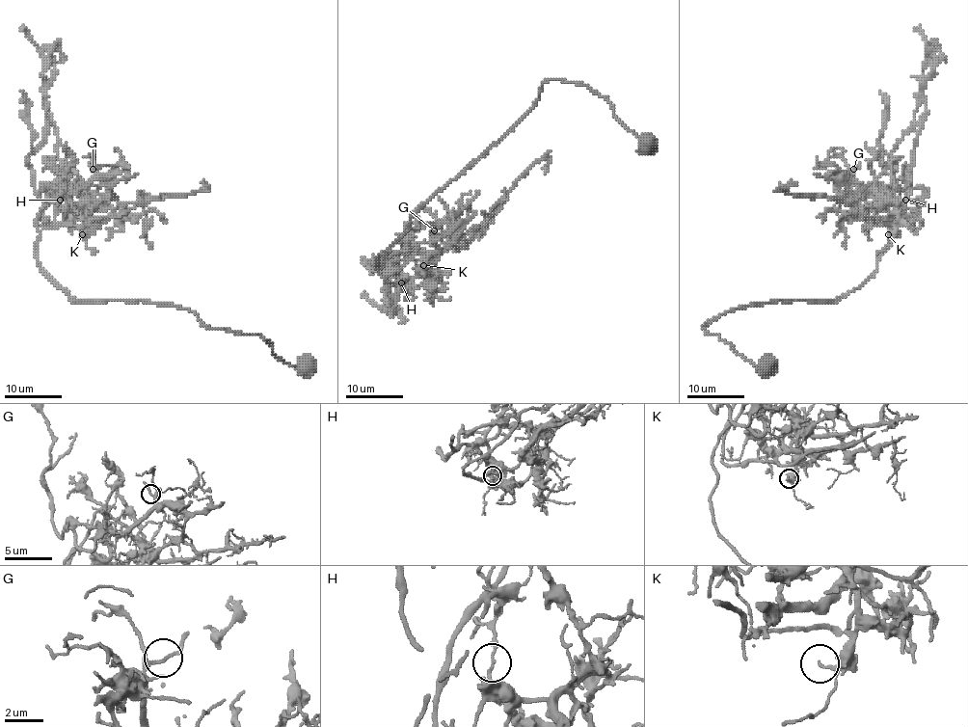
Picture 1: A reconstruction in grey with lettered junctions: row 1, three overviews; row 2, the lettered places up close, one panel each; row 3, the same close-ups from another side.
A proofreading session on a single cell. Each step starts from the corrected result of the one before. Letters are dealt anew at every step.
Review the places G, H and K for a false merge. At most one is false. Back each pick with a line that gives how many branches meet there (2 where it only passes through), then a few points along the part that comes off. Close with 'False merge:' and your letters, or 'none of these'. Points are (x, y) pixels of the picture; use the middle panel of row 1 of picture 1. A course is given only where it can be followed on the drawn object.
H: Branches: 2. Course of the part to remove: (401, 282), (395, 269), (384, 281), (404, 287), (390, 304), (385, 299), (404, 318), (399, 322)
False merge: H

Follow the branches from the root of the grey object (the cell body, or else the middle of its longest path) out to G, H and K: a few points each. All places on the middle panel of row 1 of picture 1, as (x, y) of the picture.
G: (647, 142), (603, 95), (547, 80), (537, 103), (416, 212), (378, 266), (393, 263), (419, 227), (434, 230)
H: (647, 142), (603, 95), (547, 80), (537, 103), (378, 256), (378, 266), (396, 262), (401, 282)
K: (647, 142), (603, 95), (547, 80), (376, 260), (410, 251), (426, 257), (429, 277), (423, 265)

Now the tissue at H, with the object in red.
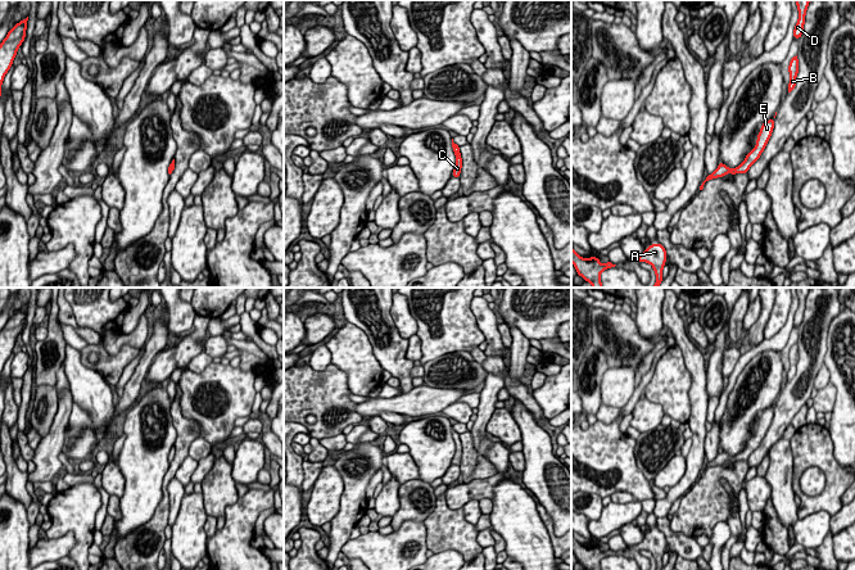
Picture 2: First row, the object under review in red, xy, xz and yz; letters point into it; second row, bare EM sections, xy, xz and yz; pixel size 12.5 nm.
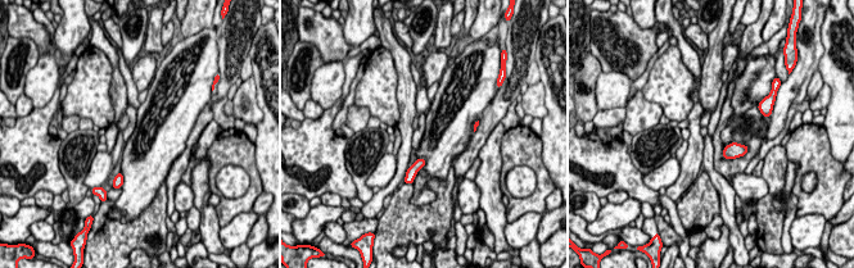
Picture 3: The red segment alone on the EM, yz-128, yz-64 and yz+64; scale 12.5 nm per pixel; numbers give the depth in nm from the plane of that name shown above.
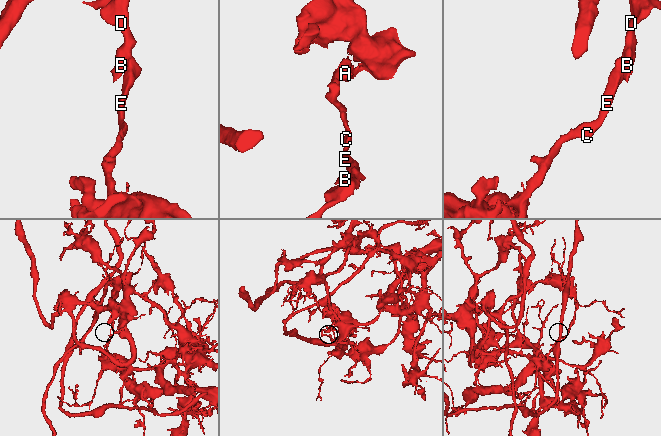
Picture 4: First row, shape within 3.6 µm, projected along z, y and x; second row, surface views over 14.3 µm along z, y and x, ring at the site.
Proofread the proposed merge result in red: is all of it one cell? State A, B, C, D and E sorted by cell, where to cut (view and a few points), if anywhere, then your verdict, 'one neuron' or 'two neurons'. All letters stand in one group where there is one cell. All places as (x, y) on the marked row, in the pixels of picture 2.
groups A / B C D E; cut yz (731, 170), (732, 173); two neurons

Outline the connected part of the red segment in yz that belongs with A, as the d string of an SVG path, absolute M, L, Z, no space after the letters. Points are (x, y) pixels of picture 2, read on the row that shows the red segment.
M651 244L639 257L638 262L650 263L656 273L656 282L653 288L659 288L662 281L662 268L666 262L666 250L662 244Z

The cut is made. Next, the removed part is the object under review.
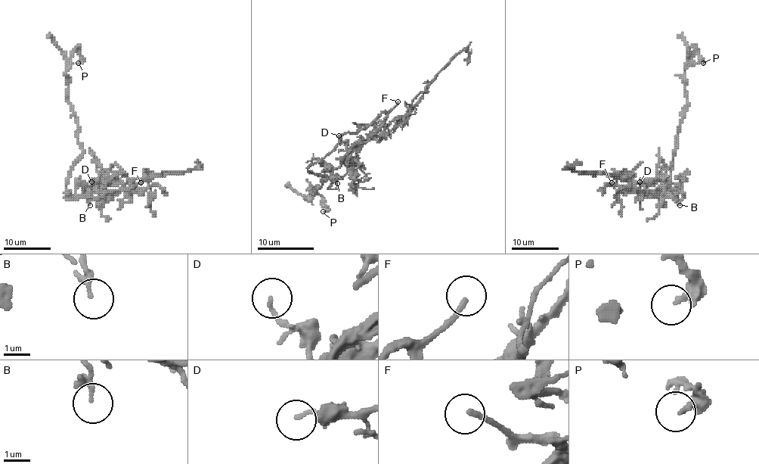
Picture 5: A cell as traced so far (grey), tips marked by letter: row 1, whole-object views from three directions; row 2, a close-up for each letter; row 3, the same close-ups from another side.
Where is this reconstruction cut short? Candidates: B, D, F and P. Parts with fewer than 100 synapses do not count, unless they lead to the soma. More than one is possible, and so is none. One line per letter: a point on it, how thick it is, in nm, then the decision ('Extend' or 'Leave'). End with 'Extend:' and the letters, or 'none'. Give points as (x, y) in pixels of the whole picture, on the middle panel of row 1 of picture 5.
B: Place: (337, 183). Thickness 150 nm. Leave
D: Place: (339, 135). Thickness 150 nm. Leave
F: Place: (398, 101). Thickness 180 nm. Extend
P: Place: (323, 211). Thickness 200 nm. Leave
Extend: F

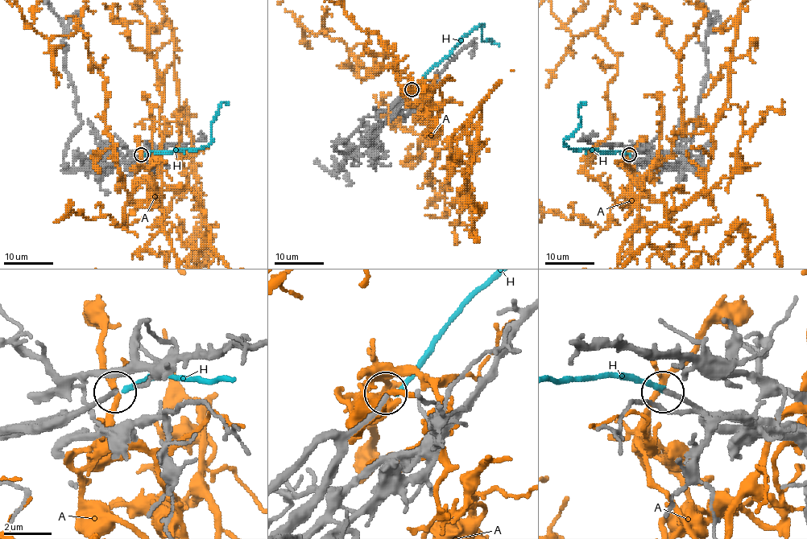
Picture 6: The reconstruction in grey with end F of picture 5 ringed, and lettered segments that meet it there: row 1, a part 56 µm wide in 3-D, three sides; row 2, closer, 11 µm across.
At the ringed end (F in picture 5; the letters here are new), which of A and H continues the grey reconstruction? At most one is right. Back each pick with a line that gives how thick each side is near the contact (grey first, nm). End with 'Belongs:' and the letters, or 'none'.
Belongs: none

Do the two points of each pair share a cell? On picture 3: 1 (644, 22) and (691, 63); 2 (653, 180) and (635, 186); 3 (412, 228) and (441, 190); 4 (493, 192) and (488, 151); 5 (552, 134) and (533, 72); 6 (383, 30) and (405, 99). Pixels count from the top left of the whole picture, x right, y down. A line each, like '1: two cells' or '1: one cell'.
1: two cells
2: two cells
3: one cell
4: one cell
5: two cells
6: one cell

